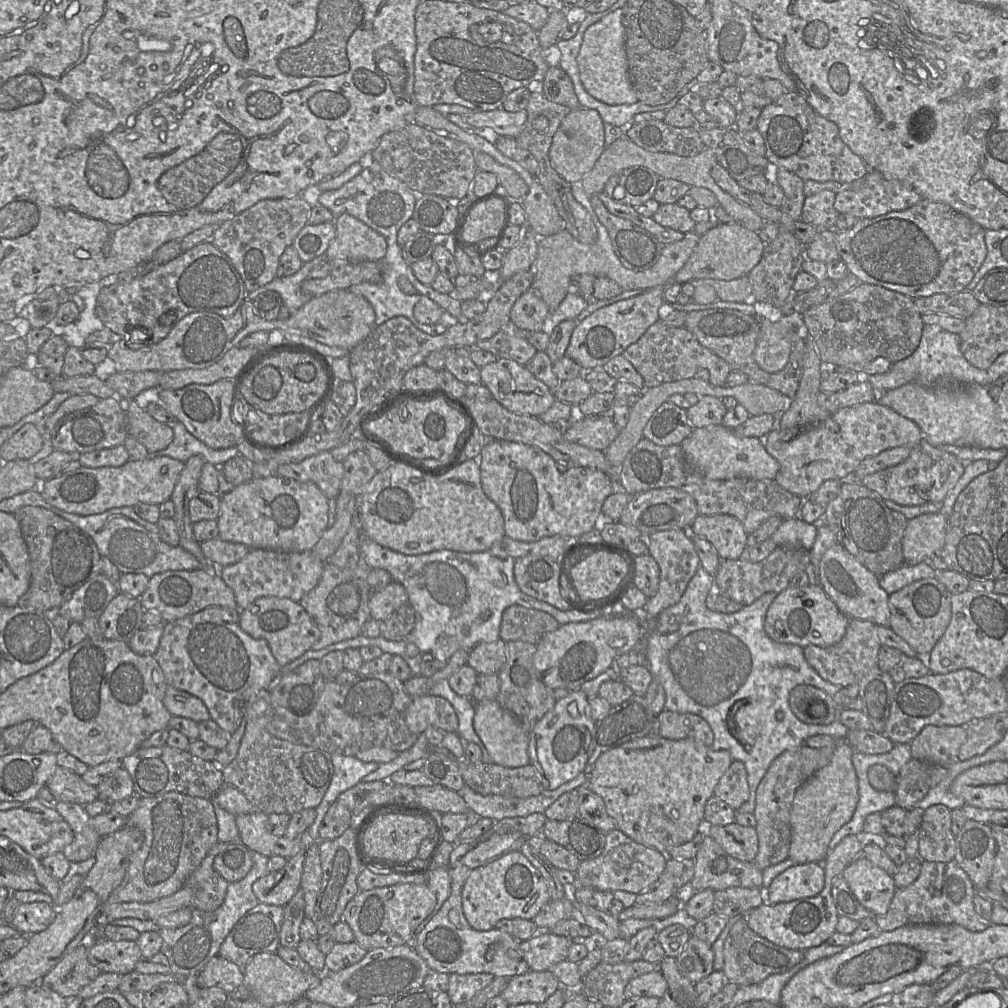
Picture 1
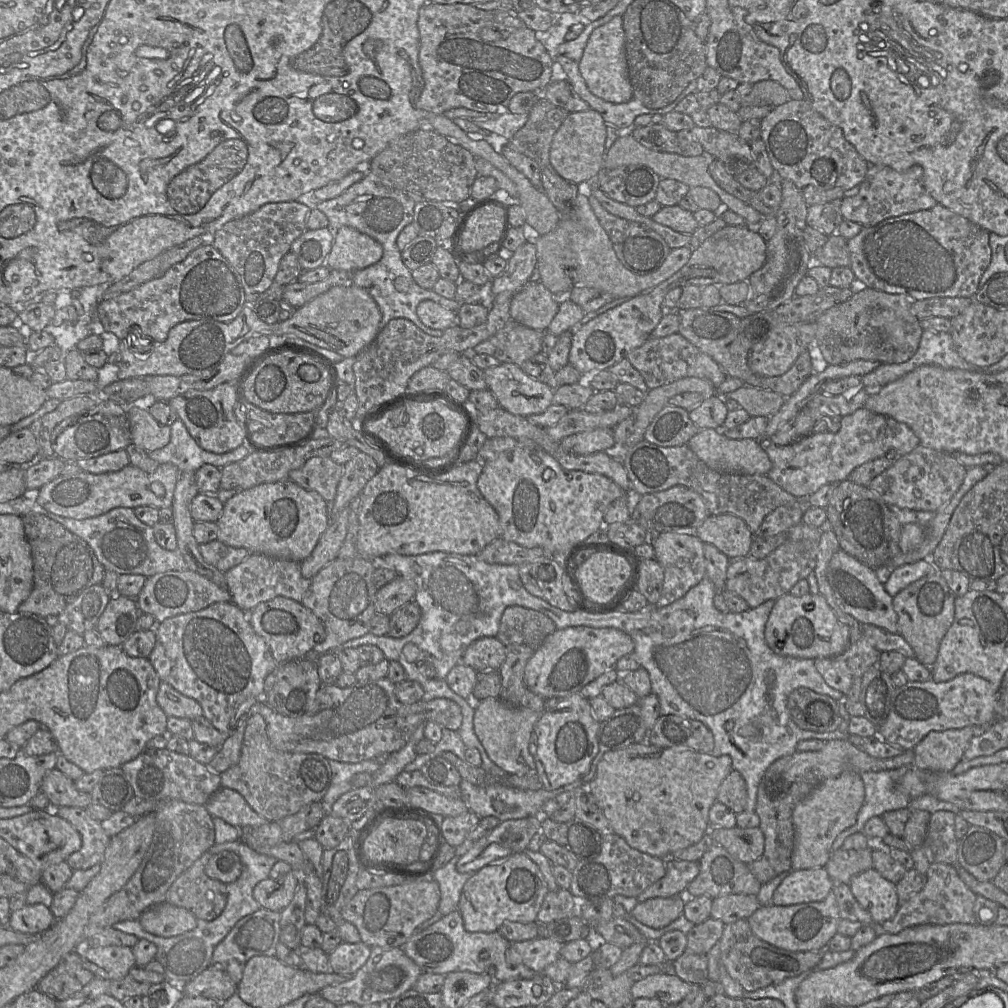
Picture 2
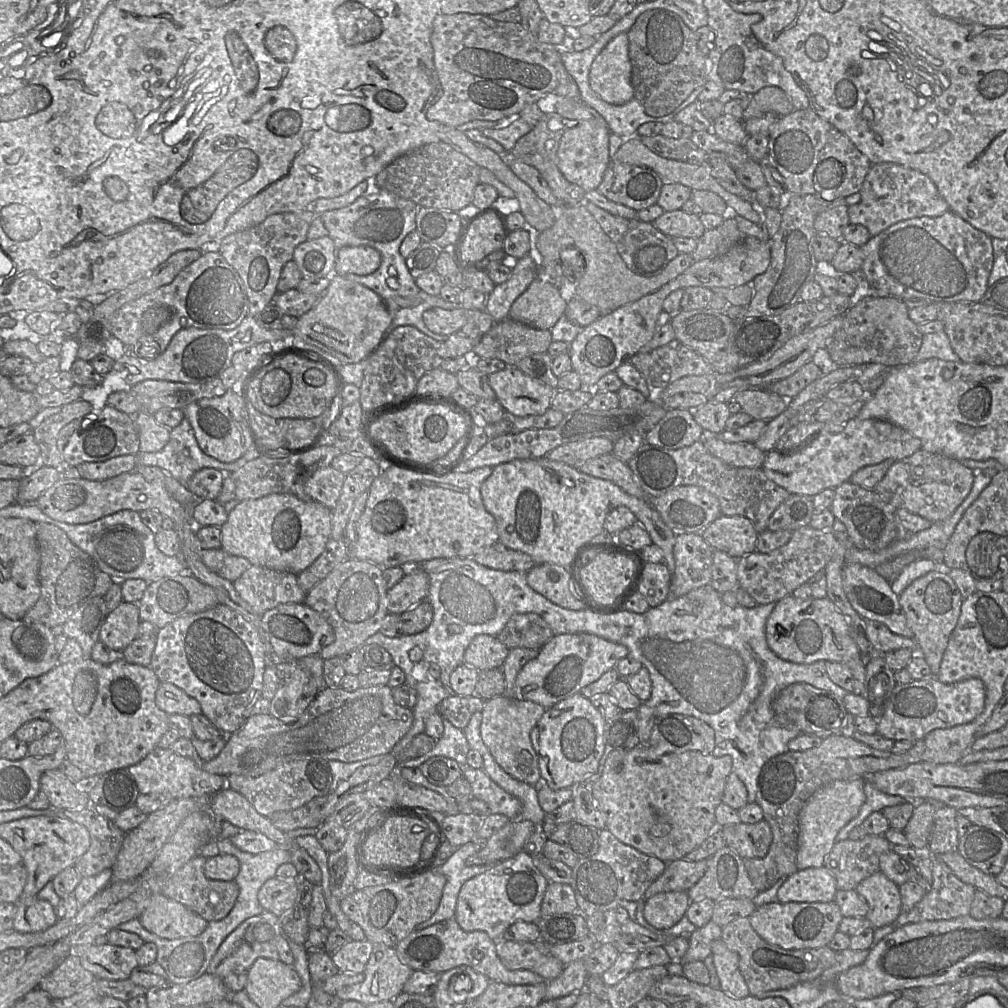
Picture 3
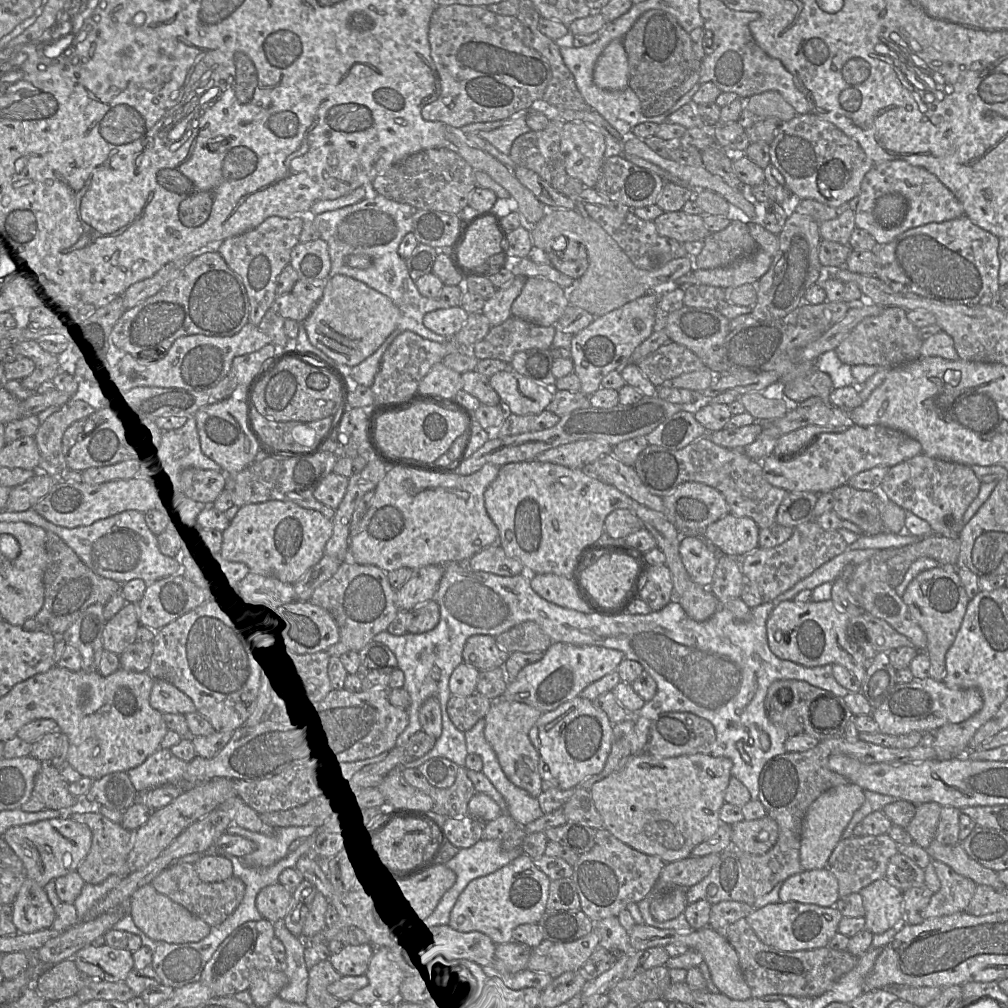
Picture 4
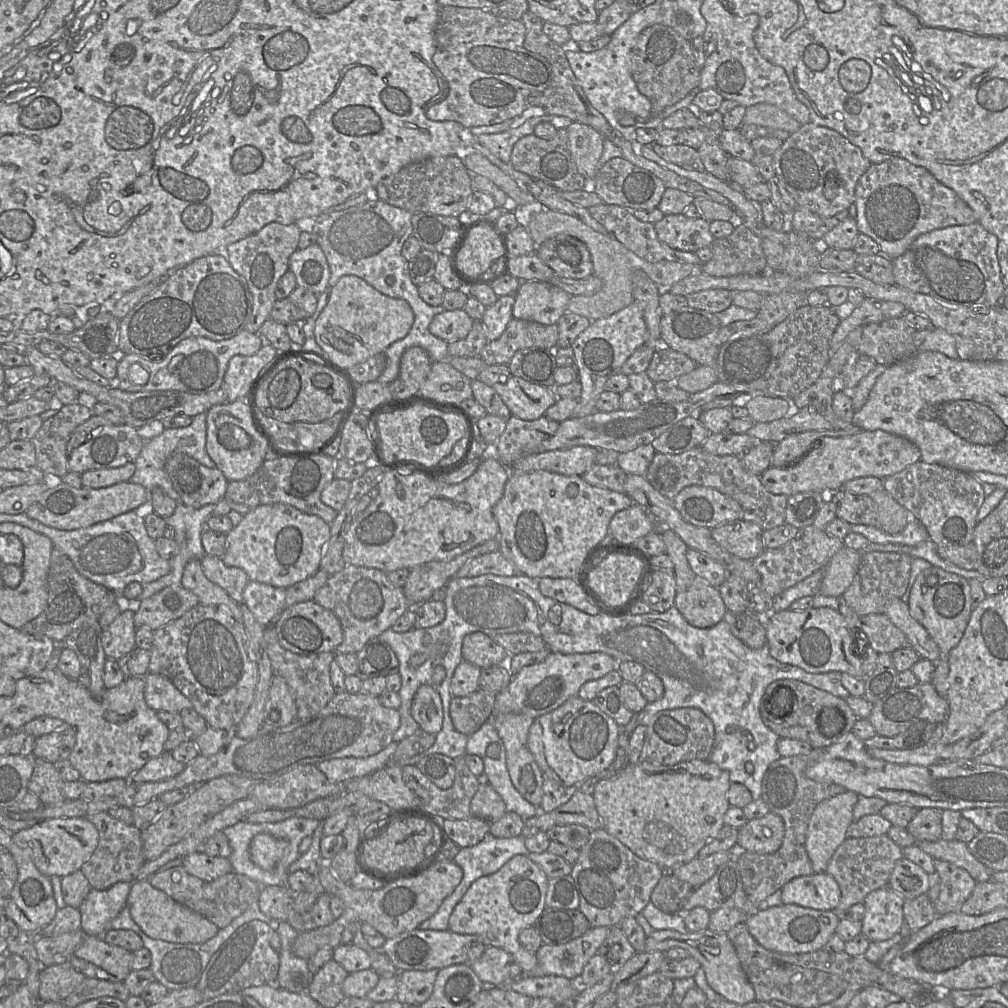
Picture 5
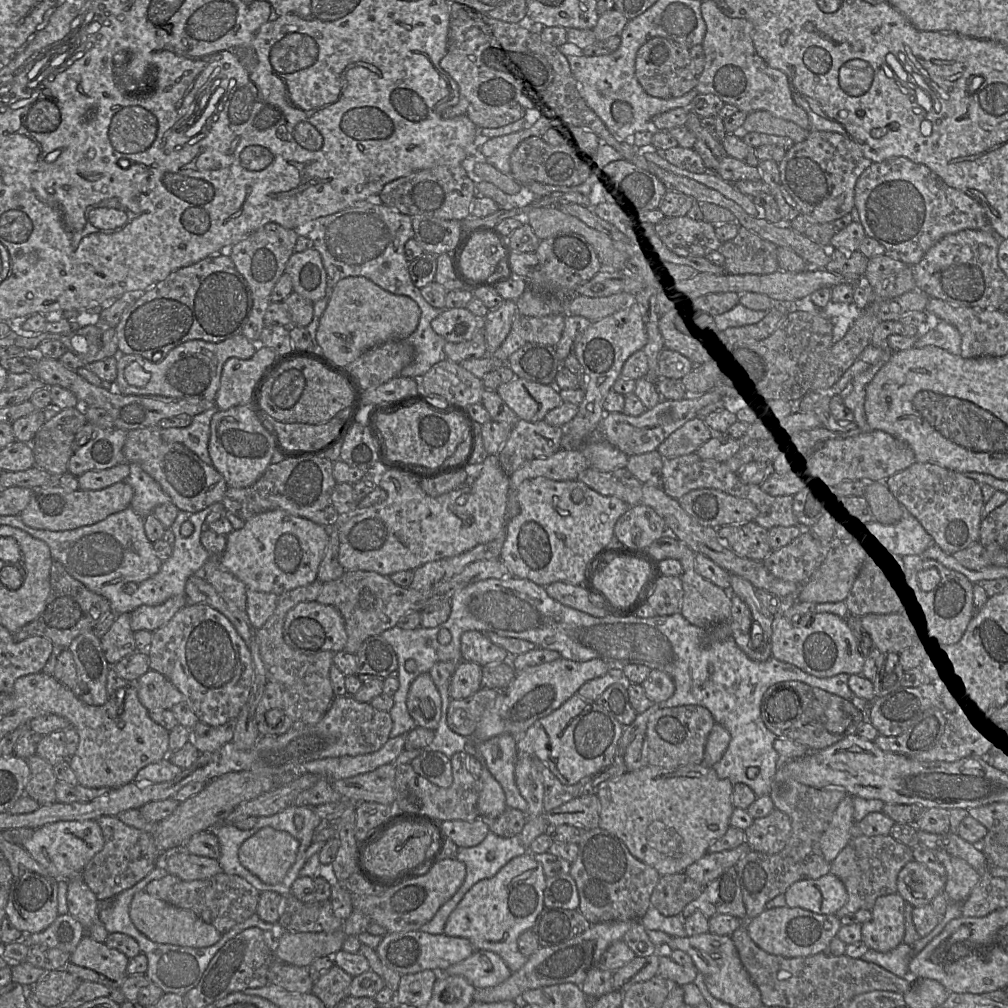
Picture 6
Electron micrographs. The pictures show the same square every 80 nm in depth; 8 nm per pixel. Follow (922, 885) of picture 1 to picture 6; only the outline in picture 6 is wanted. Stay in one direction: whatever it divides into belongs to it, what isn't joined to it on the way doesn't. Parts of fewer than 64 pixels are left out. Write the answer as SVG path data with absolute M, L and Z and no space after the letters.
M943 850L936 851L935 855L946 870L943 892L949 902L963 903L982 875L965 860L952 856Z

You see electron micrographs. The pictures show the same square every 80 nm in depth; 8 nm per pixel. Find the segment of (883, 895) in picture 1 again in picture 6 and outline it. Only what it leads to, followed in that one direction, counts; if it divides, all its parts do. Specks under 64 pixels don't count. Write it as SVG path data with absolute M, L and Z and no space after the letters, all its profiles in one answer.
M897 892L876 899L871 919L861 924L861 940L869 949L889 952L903 942L905 906Z

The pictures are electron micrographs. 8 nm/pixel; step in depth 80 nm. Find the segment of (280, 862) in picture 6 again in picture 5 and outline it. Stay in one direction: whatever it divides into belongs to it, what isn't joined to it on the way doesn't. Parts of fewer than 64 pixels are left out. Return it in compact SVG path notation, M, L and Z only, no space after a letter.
M267 833L257 834L250 843L250 858L263 870L271 871L283 857L288 841Z

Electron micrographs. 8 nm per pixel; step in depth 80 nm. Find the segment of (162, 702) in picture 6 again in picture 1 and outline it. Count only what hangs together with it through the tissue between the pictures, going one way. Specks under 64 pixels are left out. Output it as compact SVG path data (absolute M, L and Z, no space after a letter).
M170 685L167 686L163 704L172 716L188 718L197 723L210 719L209 711L200 698Z

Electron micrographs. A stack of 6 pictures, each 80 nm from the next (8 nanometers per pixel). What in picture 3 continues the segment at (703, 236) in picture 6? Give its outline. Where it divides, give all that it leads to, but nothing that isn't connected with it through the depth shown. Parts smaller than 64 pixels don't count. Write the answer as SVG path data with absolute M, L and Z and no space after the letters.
M681 209L664 211L652 223L659 231L671 238L685 237L699 239L705 232L699 215L687 214Z

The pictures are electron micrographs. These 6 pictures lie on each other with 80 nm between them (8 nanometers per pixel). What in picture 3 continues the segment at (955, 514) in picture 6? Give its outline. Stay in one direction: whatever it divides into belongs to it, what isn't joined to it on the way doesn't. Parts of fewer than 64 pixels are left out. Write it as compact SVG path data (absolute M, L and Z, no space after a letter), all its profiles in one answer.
M921 448L907 458L894 461L874 490L895 509L906 509L933 523L945 520L955 512L971 491L974 476L973 470L959 460Z

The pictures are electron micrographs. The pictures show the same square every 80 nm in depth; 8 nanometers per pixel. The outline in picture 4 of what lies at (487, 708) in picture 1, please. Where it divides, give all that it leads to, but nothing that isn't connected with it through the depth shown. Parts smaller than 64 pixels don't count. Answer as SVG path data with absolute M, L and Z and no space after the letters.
M503 698L492 701L492 705L484 717L484 736L495 752L506 777L517 787L527 791L532 797L538 798L542 786L539 755L530 741L529 731L536 724L542 712L527 704L508 701Z

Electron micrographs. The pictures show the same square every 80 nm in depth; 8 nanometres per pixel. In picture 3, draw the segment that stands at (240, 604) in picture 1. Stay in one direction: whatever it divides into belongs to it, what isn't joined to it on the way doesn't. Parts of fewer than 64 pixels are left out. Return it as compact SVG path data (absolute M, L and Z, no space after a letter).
M251 565L232 583L241 599L261 616L279 604L304 603L307 593L299 587L297 576Z

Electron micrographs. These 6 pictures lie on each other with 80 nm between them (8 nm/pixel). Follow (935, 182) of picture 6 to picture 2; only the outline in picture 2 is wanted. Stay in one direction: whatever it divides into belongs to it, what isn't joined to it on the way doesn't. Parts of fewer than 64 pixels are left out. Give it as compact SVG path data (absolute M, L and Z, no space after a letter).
M870 164L859 192L852 197L841 199L840 210L846 220L857 222L862 227L872 227L891 217L901 216L920 210L931 209L937 201L926 191L923 183L923 169L913 166L906 171Z

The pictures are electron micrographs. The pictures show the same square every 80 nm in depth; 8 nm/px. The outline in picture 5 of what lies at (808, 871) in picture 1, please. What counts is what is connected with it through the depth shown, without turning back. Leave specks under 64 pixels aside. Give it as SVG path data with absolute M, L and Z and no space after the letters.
M826 872L795 877L782 887L783 904L795 904L817 910L835 910L841 890L836 880Z

